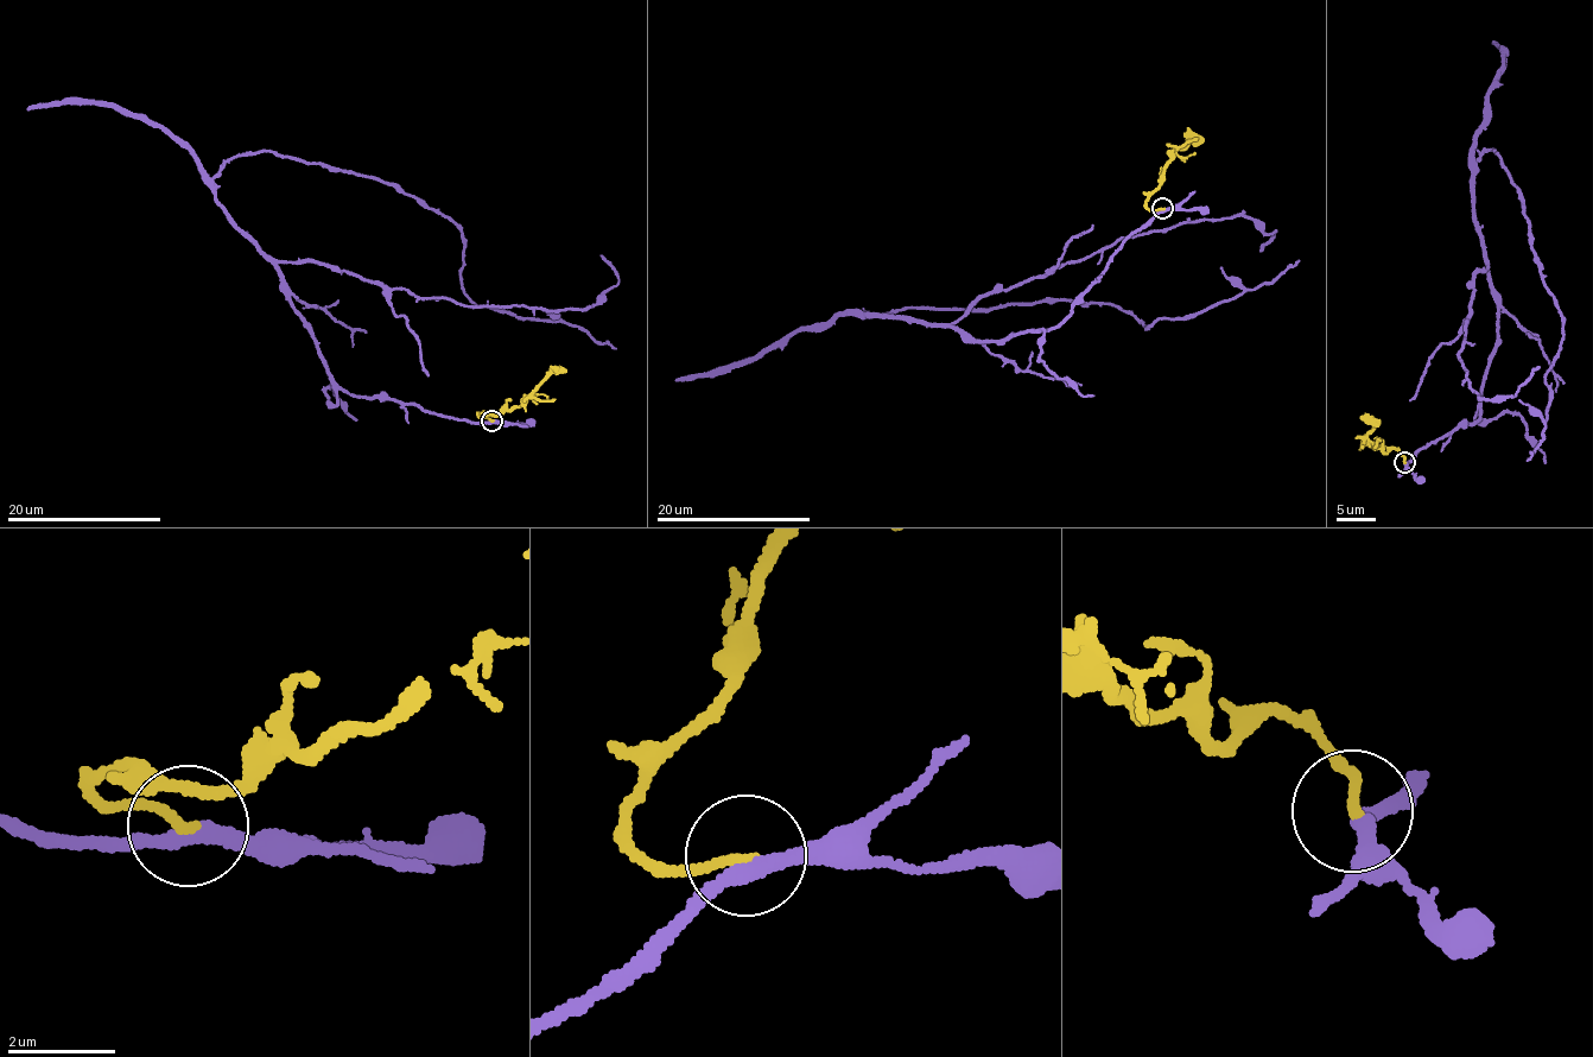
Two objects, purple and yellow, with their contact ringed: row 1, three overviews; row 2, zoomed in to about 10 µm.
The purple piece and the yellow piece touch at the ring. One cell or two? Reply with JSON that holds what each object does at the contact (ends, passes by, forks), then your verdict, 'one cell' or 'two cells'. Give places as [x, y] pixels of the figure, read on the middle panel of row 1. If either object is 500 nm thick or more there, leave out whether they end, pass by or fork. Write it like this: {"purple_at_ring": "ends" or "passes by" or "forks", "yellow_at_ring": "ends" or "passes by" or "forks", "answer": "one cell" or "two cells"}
{"purple_at_ring": "passes by", "yellow_at_ring": "ends", "answer": "two cells"}

